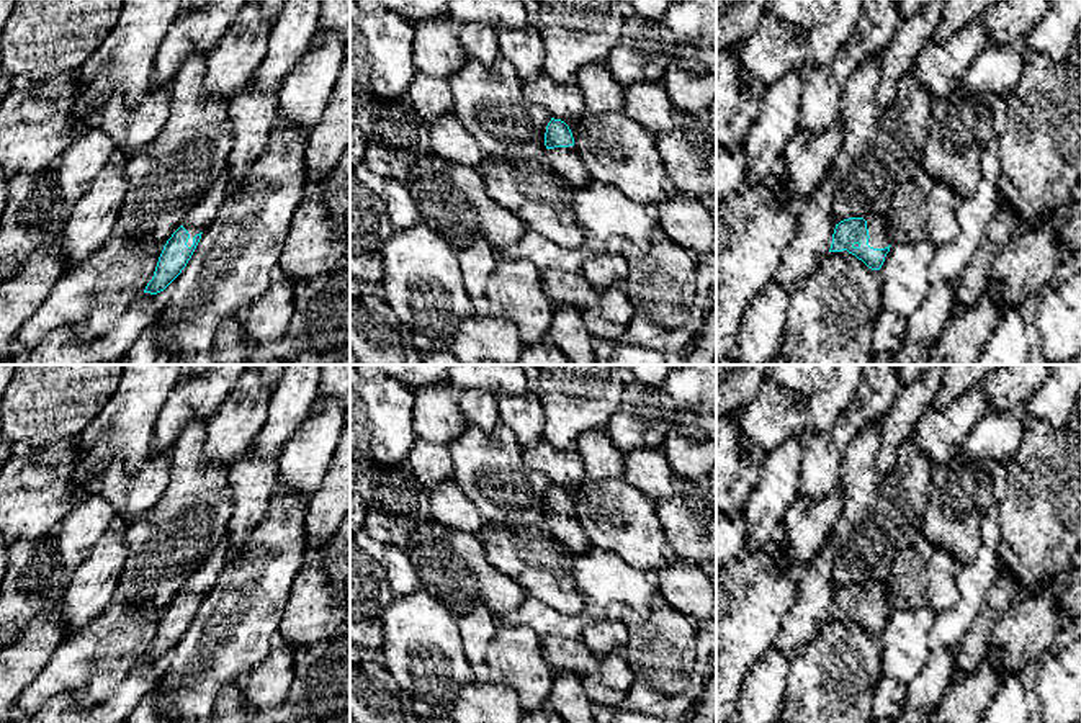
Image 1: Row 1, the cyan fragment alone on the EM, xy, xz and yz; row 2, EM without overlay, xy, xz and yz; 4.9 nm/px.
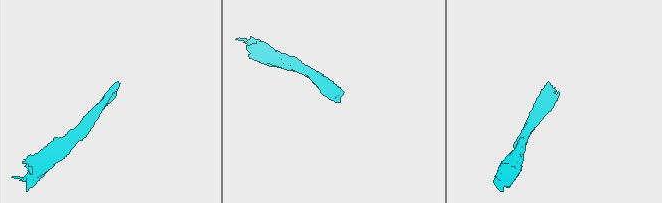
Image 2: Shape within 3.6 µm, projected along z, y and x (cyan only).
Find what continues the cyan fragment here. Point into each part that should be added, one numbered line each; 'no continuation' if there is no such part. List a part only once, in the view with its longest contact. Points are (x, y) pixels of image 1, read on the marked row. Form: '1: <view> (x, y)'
1: yz (877, 226)

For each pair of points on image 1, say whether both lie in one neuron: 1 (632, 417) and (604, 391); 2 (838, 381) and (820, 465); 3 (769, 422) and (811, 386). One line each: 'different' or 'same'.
1: different
2: different
3: same

